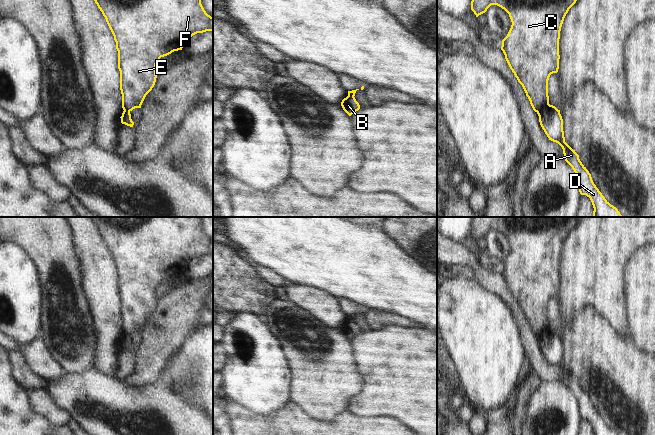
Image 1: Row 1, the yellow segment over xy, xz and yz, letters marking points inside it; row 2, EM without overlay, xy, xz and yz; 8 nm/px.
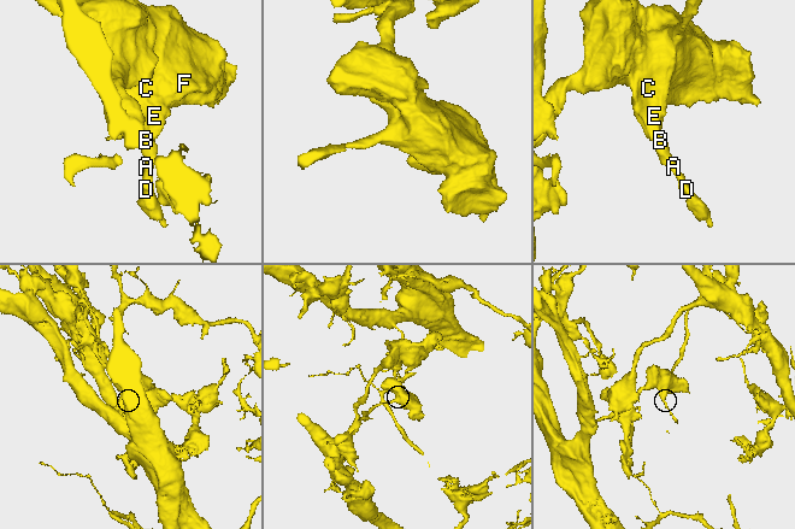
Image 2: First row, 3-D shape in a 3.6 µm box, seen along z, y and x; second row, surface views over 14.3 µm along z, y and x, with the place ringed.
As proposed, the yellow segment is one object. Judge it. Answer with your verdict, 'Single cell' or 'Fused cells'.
Fused cells

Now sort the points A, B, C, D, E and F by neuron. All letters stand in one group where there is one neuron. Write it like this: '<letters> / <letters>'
A B D / C E F

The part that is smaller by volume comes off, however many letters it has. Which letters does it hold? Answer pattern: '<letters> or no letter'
A, B, D

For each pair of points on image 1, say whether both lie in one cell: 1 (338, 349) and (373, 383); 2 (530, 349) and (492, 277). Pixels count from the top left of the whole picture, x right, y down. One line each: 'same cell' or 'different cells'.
1: different cells
2: same cell

